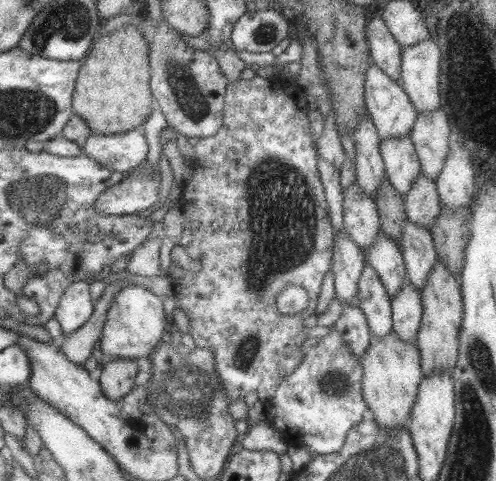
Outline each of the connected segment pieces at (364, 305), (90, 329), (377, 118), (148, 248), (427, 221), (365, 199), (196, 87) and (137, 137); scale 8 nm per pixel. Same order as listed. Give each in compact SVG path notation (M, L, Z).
M368 264L364 266L359 280L356 304L366 315L373 337L384 339L393 330L390 295L376 270Z
M118 282L107 284L102 296L95 302L95 312L92 312L91 318L78 331L74 331L70 335L65 334L60 339L64 352L68 354L68 358L74 364L83 365L92 356L92 350L94 350L96 342L101 340L102 329L106 322L106 313L112 307L110 303L112 303L116 291L122 289L122 287L124 285Z
M370 60L368 71L366 71L365 86L364 96L367 105L366 110L373 119L380 140L410 134L419 112L417 112L415 106L412 105L412 101L410 101L408 93L404 91L403 85L398 83L398 81L394 81L392 77L384 73L378 65L372 63Z
M154 238L150 242L145 241L134 251L126 270L130 274L142 276L167 276L161 268L160 249L163 238Z
M422 172L416 177L412 189L404 199L407 220L428 229L442 212L437 184Z
M356 182L343 193L344 231L365 254L366 249L376 243L378 235L381 234L376 201L364 193L364 189Z
M148 12L135 19L135 26L145 35L151 48L150 90L154 105L161 109L170 128L187 137L211 137L223 124L225 92L229 84L211 52L201 52L180 39L164 20L155 26Z
M141 129L112 135L90 134L81 144L83 154L125 174L147 160L149 153L149 142Z

